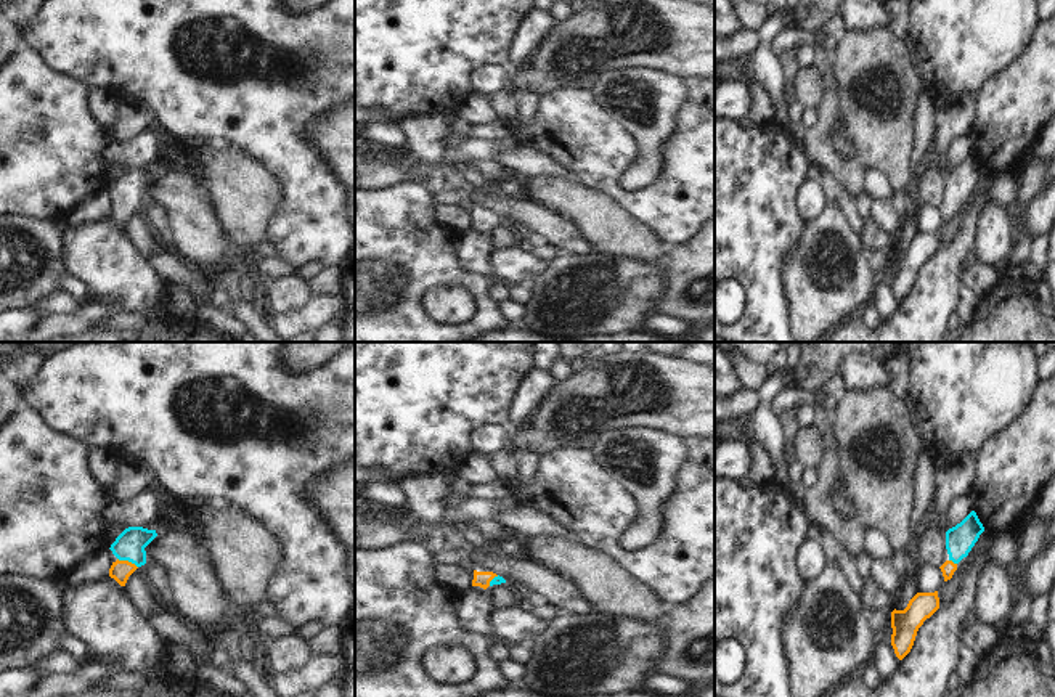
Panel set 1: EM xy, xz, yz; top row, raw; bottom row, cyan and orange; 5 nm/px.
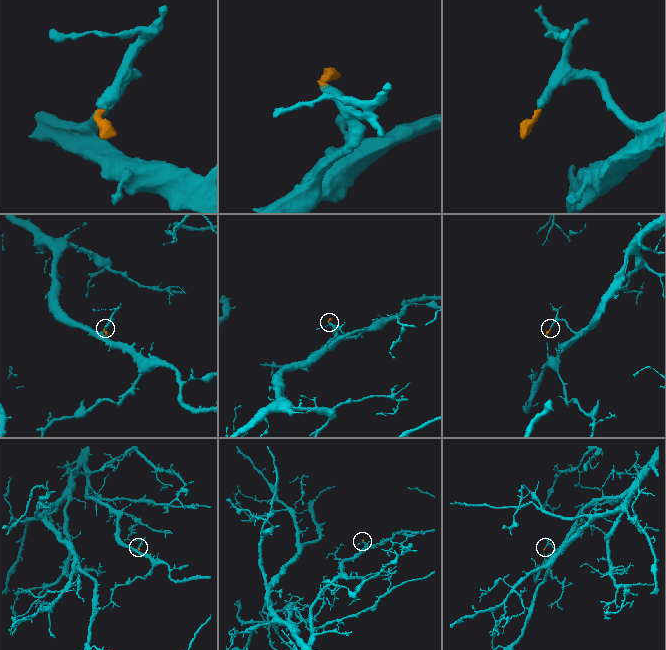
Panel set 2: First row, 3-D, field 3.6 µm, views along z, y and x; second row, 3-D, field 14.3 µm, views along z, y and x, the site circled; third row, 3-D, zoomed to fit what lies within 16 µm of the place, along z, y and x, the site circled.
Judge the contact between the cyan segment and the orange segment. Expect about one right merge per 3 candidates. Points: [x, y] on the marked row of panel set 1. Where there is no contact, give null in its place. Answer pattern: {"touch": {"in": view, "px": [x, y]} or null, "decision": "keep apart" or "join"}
{"touch": {"in": "xy", "px": [127, 559]}, "decision": "join"}

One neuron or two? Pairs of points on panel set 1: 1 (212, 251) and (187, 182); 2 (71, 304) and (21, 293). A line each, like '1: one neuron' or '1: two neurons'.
1: one neuron
2: two neurons

